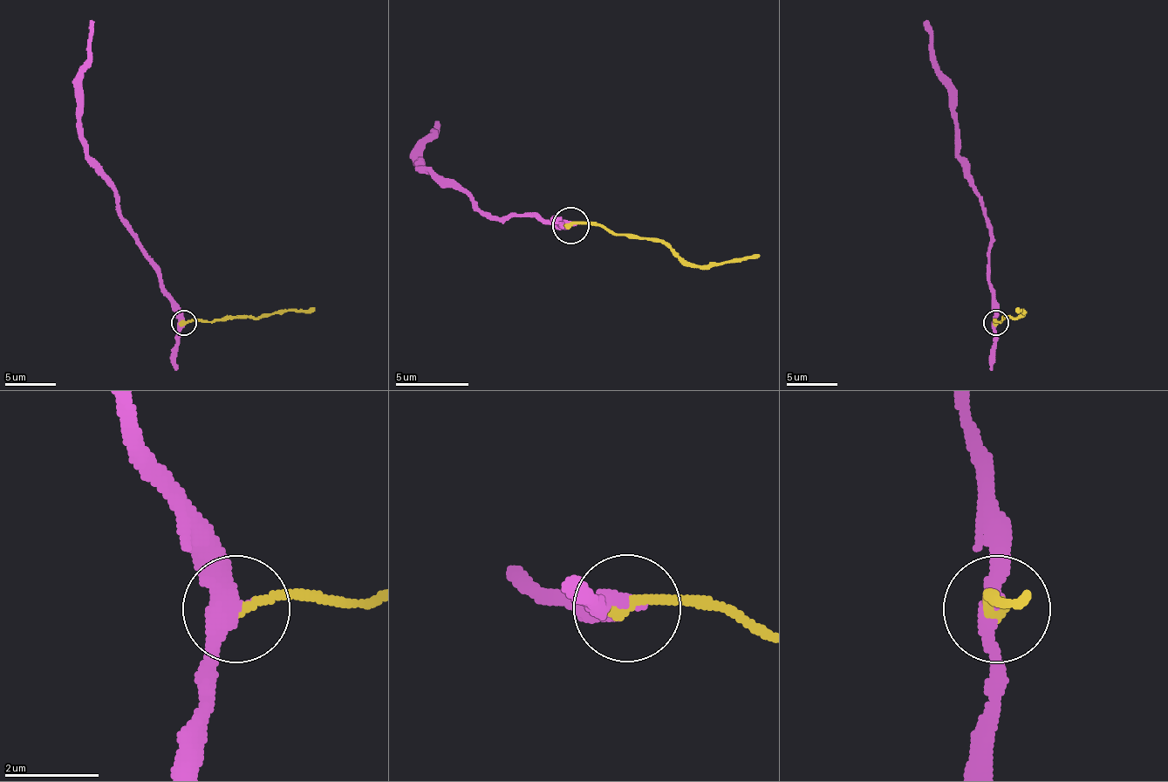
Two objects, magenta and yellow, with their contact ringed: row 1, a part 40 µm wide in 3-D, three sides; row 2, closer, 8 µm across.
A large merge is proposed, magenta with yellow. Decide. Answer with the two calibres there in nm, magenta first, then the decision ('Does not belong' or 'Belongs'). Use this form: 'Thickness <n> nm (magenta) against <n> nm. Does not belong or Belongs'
Thickness 400 nm (magenta) against 320 nm. Belongs

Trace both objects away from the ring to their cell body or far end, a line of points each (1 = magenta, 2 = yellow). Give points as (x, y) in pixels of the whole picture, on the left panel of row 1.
1: (184, 322), (161, 282), (159, 266), (121, 216), (111, 178), (88, 155), (81, 87), (91, 54), (91, 21)
2: (184, 322), (262, 317), (273, 312), (313, 307)

